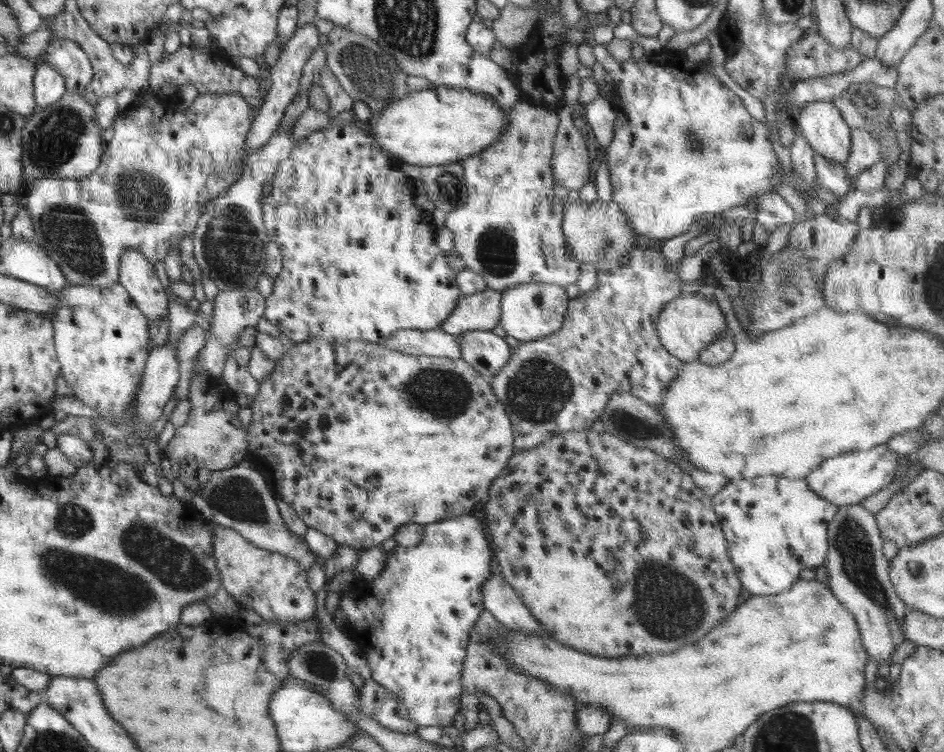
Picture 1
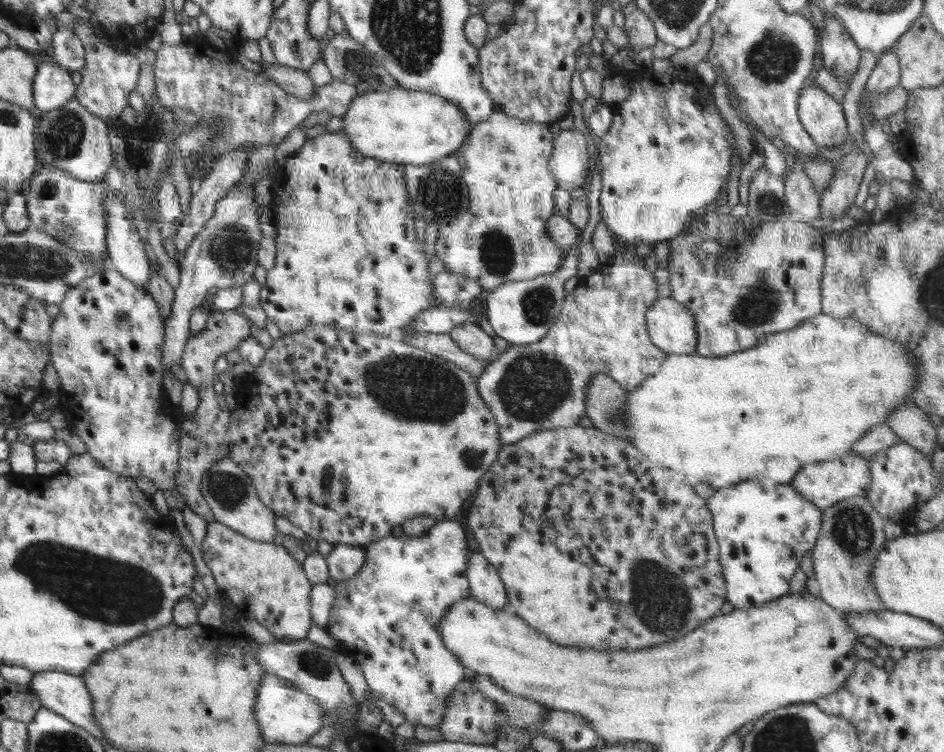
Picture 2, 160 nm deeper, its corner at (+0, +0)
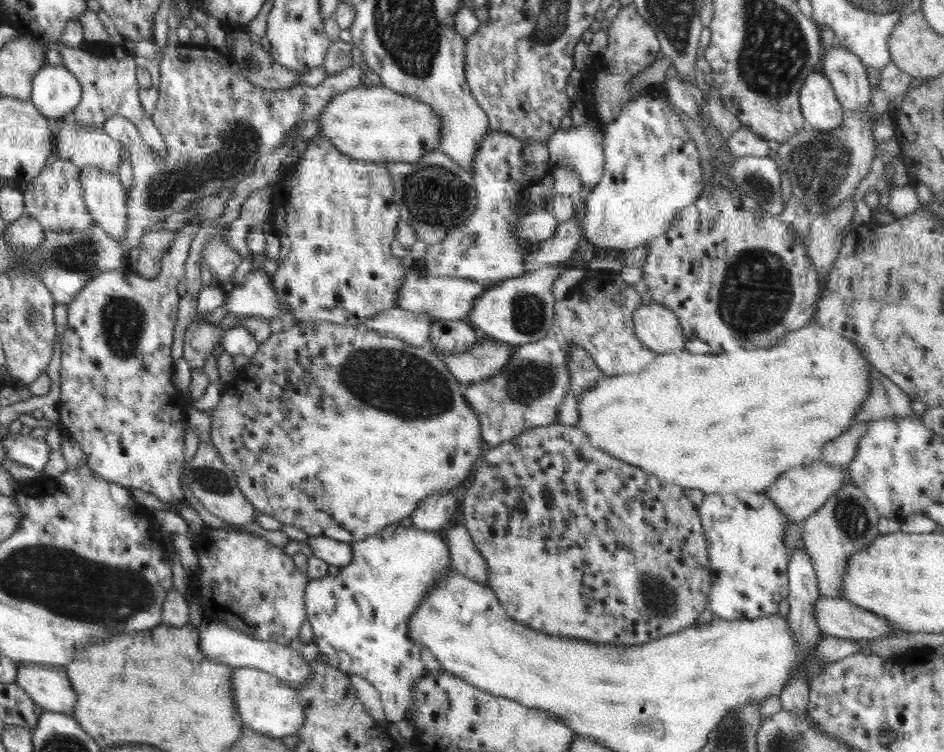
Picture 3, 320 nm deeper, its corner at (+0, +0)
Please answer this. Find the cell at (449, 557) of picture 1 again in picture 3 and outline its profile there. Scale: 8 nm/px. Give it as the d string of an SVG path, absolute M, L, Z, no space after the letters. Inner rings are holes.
M398 522L351 545L353 559L350 564L341 567L336 576L328 574L321 579L310 579L307 586L306 610L314 634L312 642L318 646L318 652L326 656L328 665L331 664L348 675L358 674L368 680L380 694L384 718L388 723L396 723L404 720L410 710L413 684L420 677L444 673L434 655L409 638L408 628L410 617L415 613L423 596L452 569L447 541L436 531L405 527ZM358 598L369 600L370 608L374 609L372 620L362 616Z

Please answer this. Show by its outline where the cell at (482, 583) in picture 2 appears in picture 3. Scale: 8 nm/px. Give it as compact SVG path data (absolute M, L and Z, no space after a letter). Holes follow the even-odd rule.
M462 524L452 526L446 532L446 541L451 568L474 582L488 586L487 562L473 543L467 528Z

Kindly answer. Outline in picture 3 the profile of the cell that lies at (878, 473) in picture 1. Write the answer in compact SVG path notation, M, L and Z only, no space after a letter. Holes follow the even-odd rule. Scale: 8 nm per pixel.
M821 460L812 463L798 465L793 469L787 469L764 492L770 501L787 516L792 523L801 525L802 521L812 516L832 494L836 494L839 488L846 483L852 483L848 465L832 466Z

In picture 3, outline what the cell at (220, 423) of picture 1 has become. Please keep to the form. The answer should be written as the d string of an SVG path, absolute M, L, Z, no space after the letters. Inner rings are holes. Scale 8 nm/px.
M195 320L185 331L183 359L190 369L204 369L205 361L212 356L216 344L221 345L221 338L225 330L216 326L217 323L207 323Z

